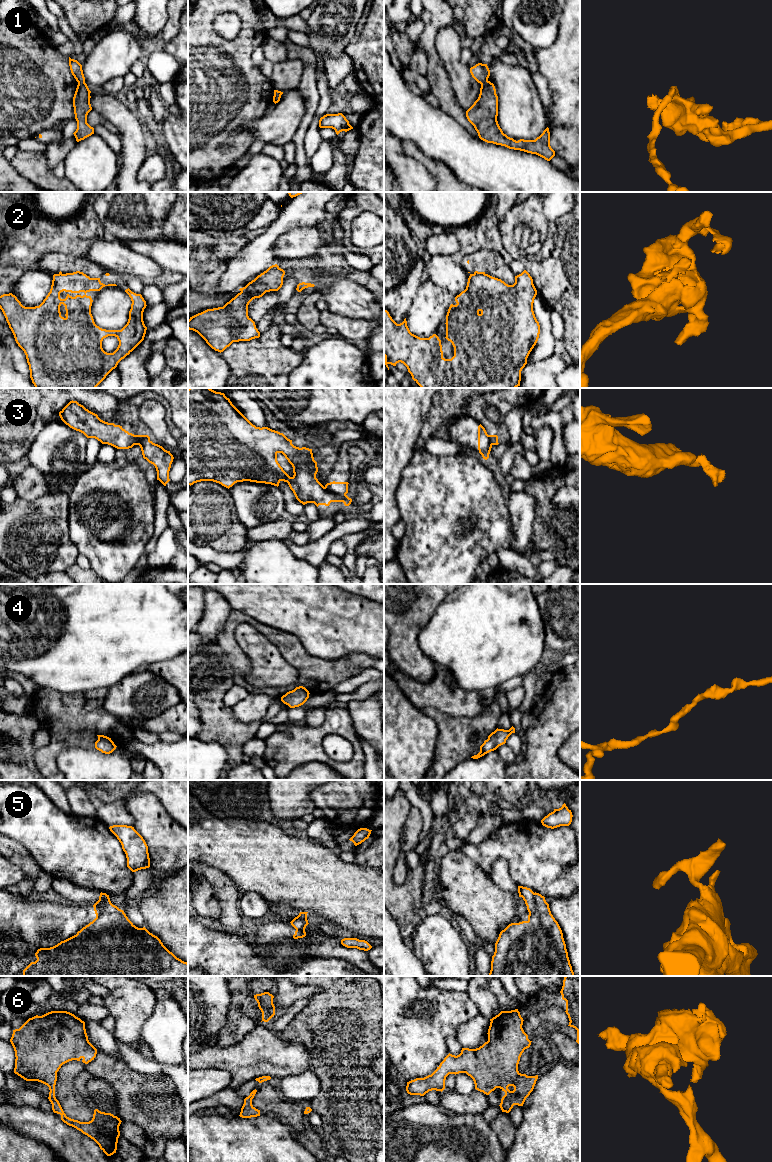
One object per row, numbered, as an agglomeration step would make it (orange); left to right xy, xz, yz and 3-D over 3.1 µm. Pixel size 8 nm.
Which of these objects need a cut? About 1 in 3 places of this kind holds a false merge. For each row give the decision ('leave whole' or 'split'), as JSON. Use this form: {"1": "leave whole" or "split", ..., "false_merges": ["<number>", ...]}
{"1": "split", "2": "split", "3": "split", "4": "leave whole", "5": "split", "6": "leave whole", "false_merges": ["1", "2", "3", "5"]}

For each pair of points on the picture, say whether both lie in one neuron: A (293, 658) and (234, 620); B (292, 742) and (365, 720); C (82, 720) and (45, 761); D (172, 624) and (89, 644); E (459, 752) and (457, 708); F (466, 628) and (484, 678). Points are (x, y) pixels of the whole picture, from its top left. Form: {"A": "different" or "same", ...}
{"A": "same", "B": "different", "C": "same", "D": "same", "E": "different", "F": "same"}

